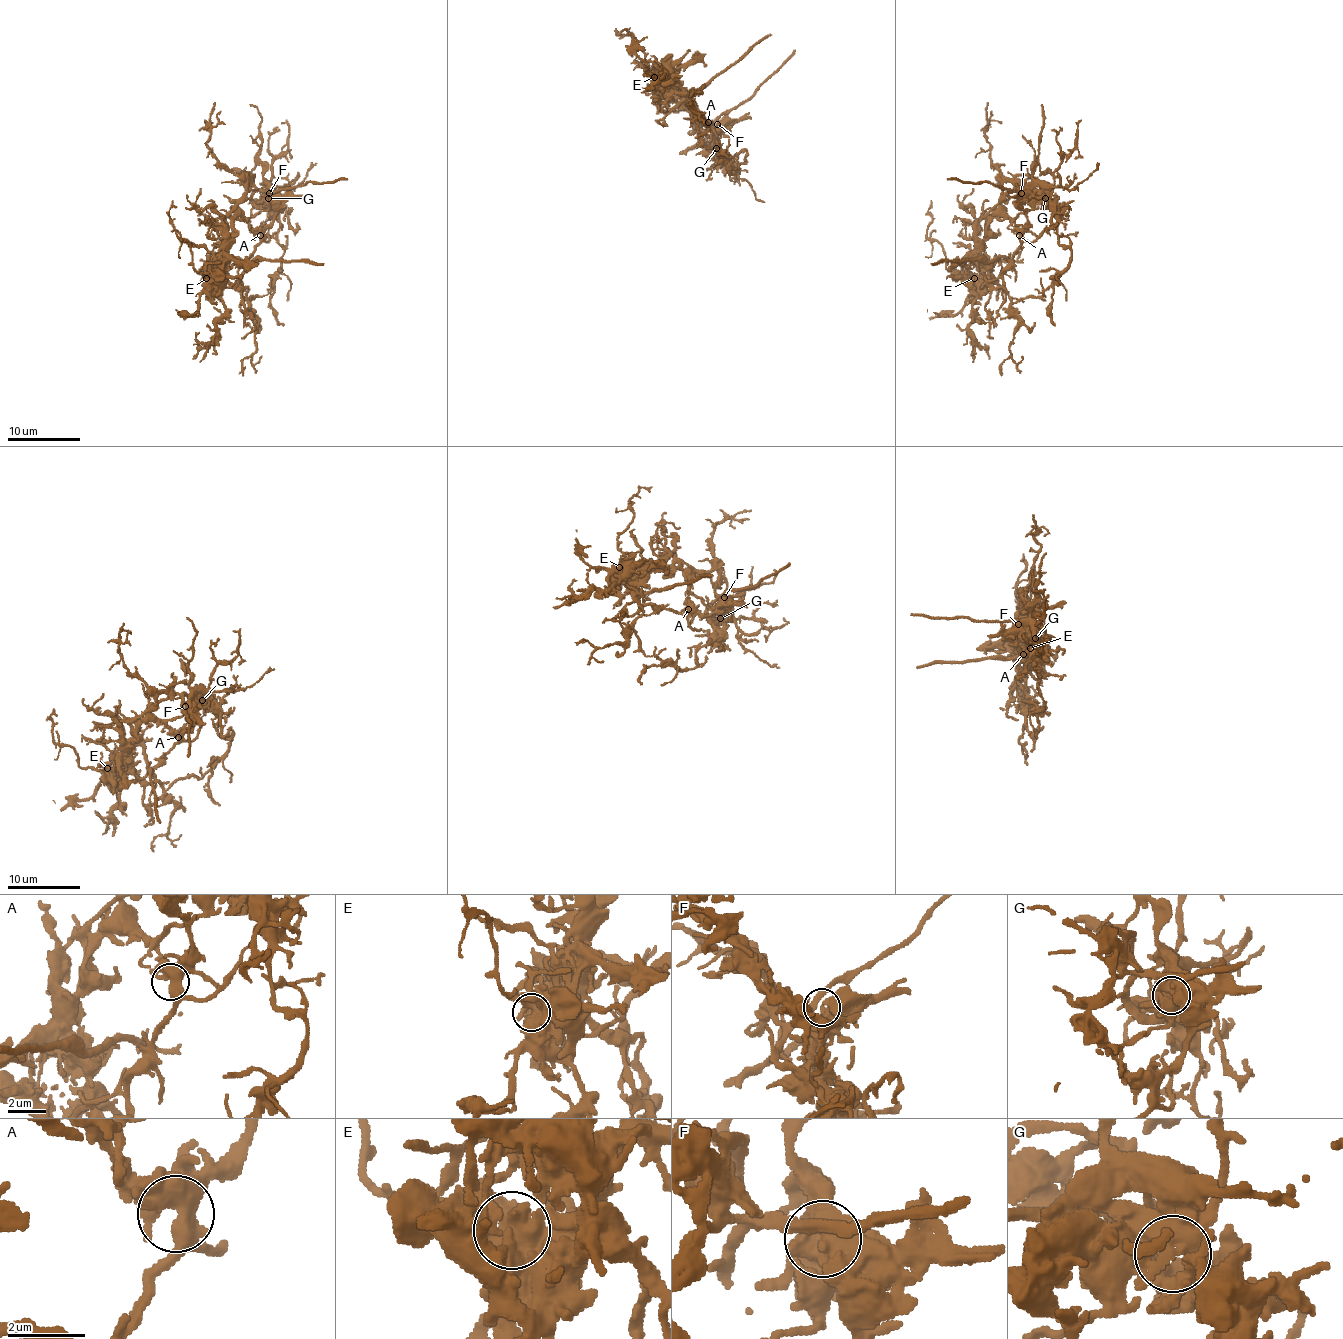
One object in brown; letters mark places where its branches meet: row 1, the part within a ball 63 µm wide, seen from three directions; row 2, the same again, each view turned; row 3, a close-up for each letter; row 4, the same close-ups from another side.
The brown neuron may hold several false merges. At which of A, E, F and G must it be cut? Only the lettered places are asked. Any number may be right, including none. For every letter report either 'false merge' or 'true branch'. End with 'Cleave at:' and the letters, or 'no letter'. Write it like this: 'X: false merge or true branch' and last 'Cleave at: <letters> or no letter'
A: true branch
E: true branch
F: true branch
G: false merge
Cleave at: G

